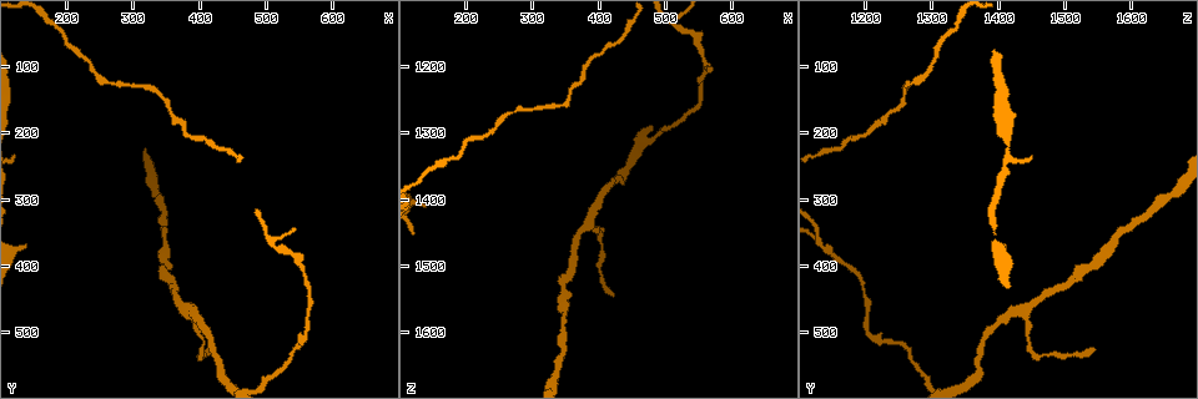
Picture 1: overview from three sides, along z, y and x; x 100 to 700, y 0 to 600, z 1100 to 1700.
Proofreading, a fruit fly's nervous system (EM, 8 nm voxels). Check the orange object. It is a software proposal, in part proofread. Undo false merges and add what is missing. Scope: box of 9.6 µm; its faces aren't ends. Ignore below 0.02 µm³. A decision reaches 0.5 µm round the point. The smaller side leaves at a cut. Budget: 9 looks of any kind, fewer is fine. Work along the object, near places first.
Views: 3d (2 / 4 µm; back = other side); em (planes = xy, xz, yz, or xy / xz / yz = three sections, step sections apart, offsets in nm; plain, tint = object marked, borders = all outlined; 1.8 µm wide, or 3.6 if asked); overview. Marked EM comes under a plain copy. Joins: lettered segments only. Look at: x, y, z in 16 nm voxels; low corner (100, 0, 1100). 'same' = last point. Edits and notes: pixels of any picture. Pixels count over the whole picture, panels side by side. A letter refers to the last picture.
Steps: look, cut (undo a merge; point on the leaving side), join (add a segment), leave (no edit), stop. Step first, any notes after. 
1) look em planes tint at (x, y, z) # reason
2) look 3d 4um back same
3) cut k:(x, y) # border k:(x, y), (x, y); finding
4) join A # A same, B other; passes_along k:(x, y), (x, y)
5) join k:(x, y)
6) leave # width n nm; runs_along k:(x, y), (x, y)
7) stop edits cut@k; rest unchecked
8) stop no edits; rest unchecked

look em yz step 4 borders at (425, 530, 1545) # tapers out

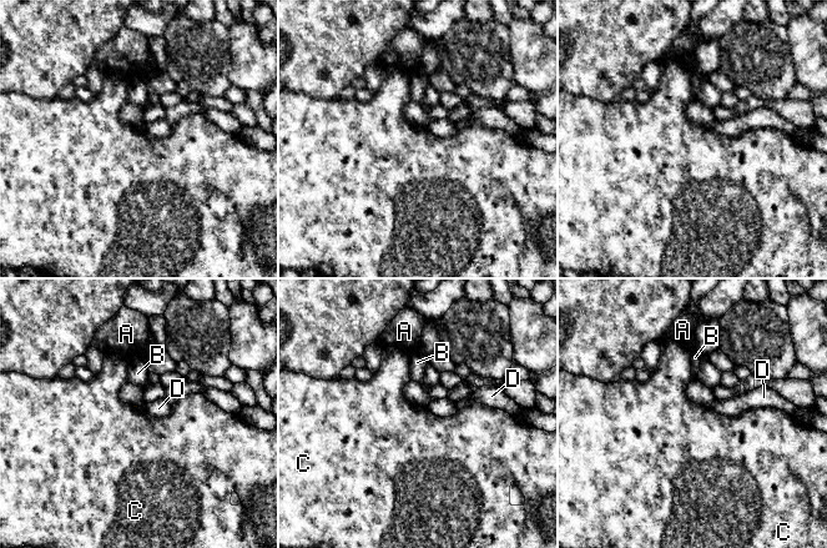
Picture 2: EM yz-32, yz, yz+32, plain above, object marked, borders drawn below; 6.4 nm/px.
look em planes borders same # cut it another way

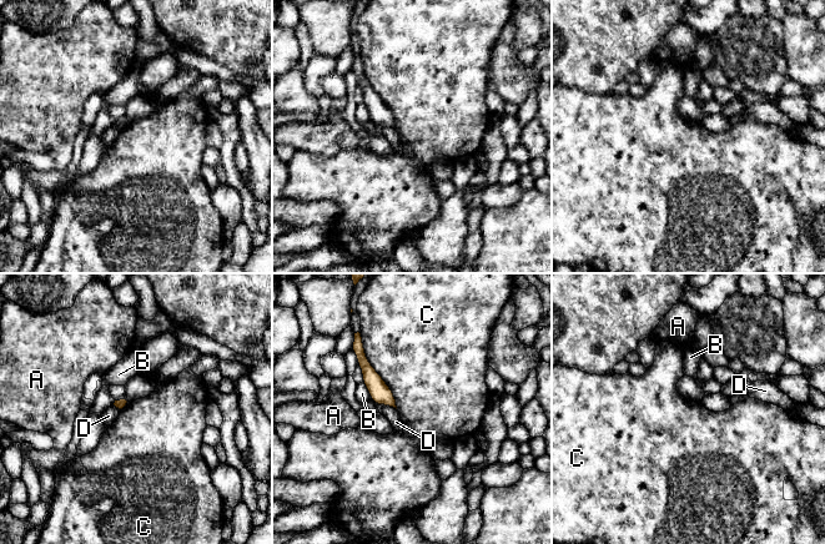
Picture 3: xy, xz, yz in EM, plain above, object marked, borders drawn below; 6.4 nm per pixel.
leave # A other, B other, C other, D other; border 3:(362, 342), (397, 408); none of them fits

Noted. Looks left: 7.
look em planes borders at (560, 505, 1210) # abrupt turn

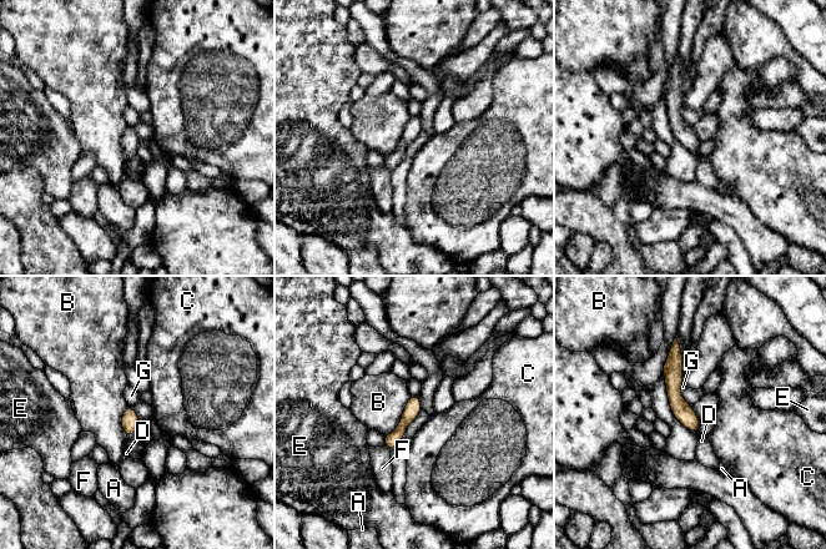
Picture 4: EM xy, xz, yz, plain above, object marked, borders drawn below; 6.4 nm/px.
leave # width 100 nm; A other, B other, C other, D other, E other, F other, G other; border 4:(681, 384), (681, 397), (689, 404); one neuron here

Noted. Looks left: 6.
look em xy step 4 borders at (390, 470, 1435) # calibre changes

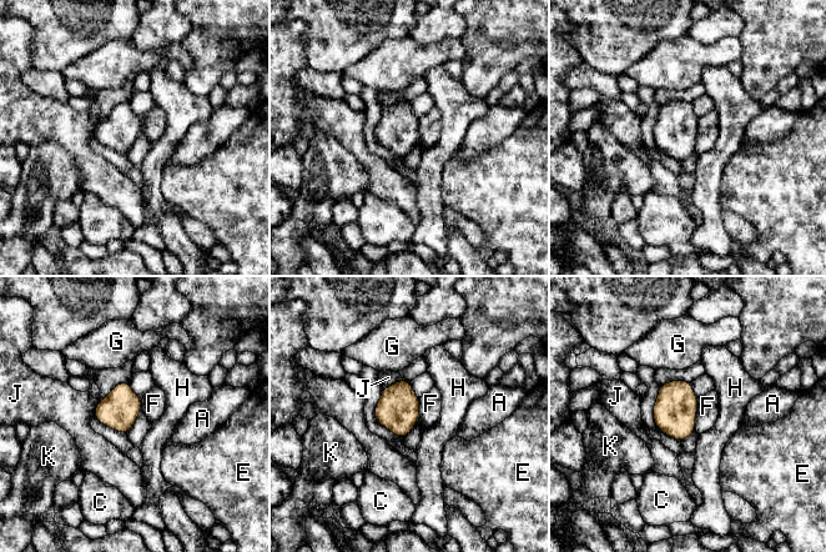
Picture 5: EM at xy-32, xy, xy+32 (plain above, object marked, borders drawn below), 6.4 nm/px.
leave # A other, C other, E other, F other, G other, H other, J other, K other; all the same neuron

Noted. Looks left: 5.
look 3d 4um at (350, 340, 1595) # thin neck

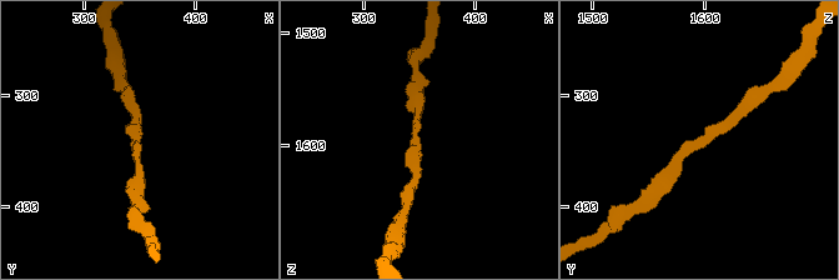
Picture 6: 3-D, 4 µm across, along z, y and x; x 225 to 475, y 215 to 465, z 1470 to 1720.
look em yz step 16 borders at (350, 338, 1592) # need the tissue

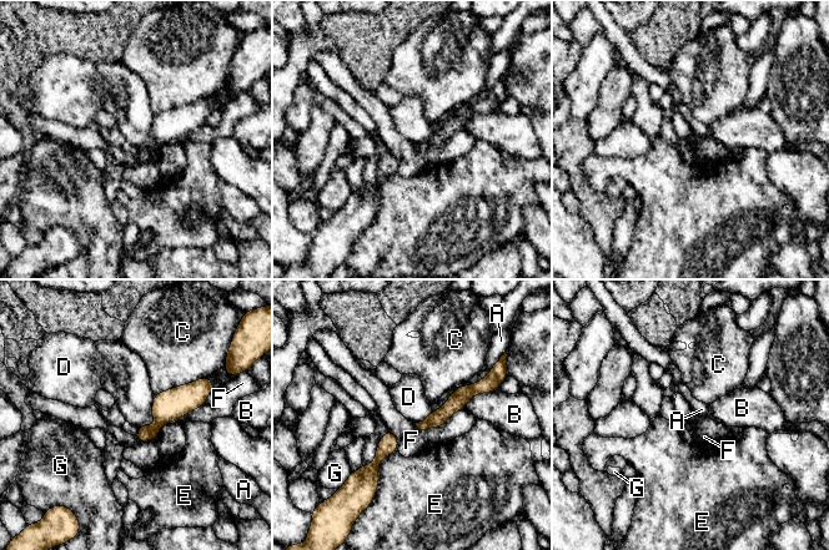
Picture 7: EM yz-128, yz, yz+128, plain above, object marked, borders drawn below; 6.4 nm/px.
leave # A other, B other, C other, D other, E other, F other, G other; runs_along 7:(196, 385), (151, 432), (140, 438); all the same neuron

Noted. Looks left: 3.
stop no edits; rest unchecked

